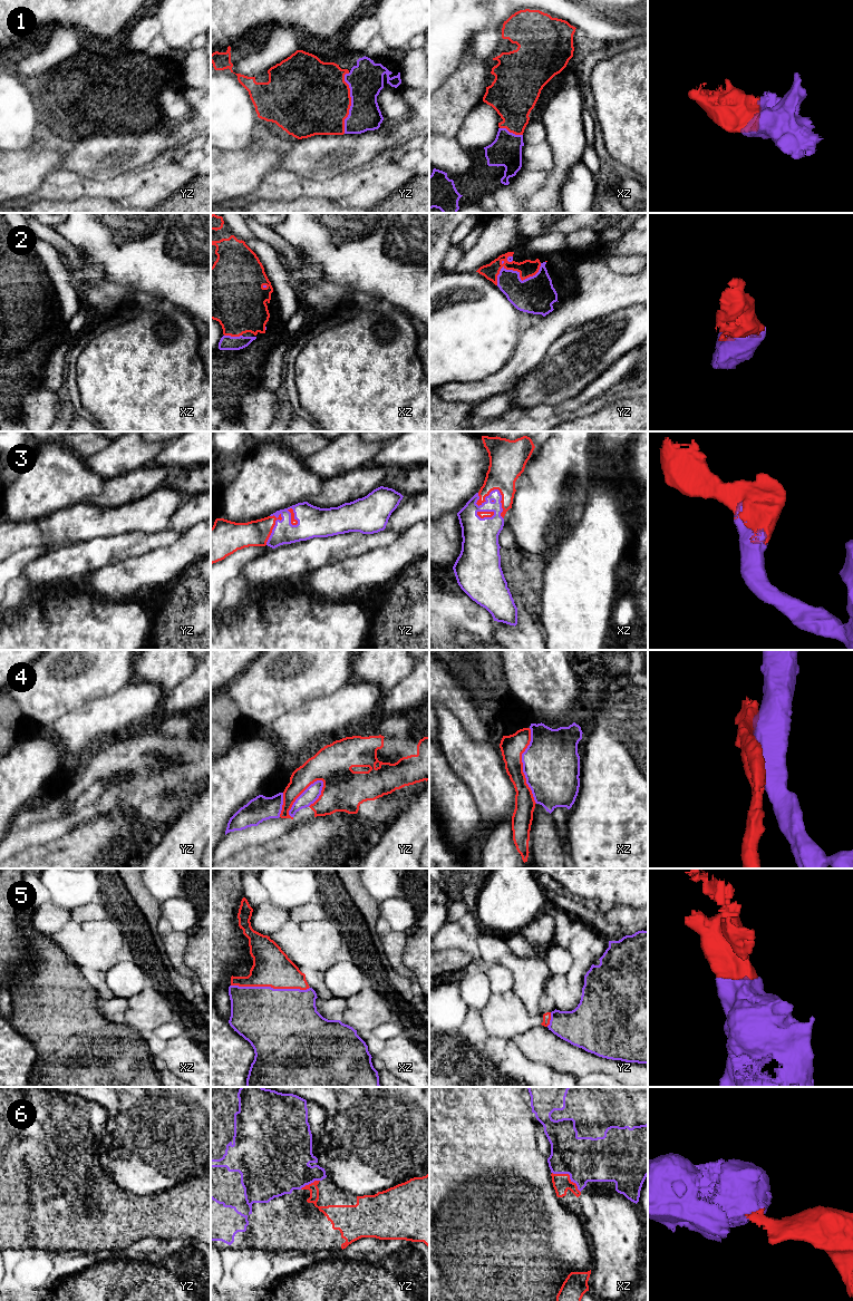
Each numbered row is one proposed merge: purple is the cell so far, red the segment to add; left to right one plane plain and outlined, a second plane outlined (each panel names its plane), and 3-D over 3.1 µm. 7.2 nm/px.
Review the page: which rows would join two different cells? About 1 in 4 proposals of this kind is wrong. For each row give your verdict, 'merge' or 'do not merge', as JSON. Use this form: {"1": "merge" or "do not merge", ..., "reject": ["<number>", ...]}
{"1": "merge", "2": "merge", "3": "merge", "4": "do not merge", "5": "merge", "6": "merge", "reject": ["4"]}

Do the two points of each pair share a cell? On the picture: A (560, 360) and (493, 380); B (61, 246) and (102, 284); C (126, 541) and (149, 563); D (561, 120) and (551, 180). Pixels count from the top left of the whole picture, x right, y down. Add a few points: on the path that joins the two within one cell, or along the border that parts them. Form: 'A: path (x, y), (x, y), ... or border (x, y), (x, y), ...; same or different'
A: border (550, 347), (544, 357), (515, 386); different
B: path (71, 255), (91, 274); same
C: border (165, 545), (157, 546), (116, 564); different
D: path (561, 135), (561, 165); same

